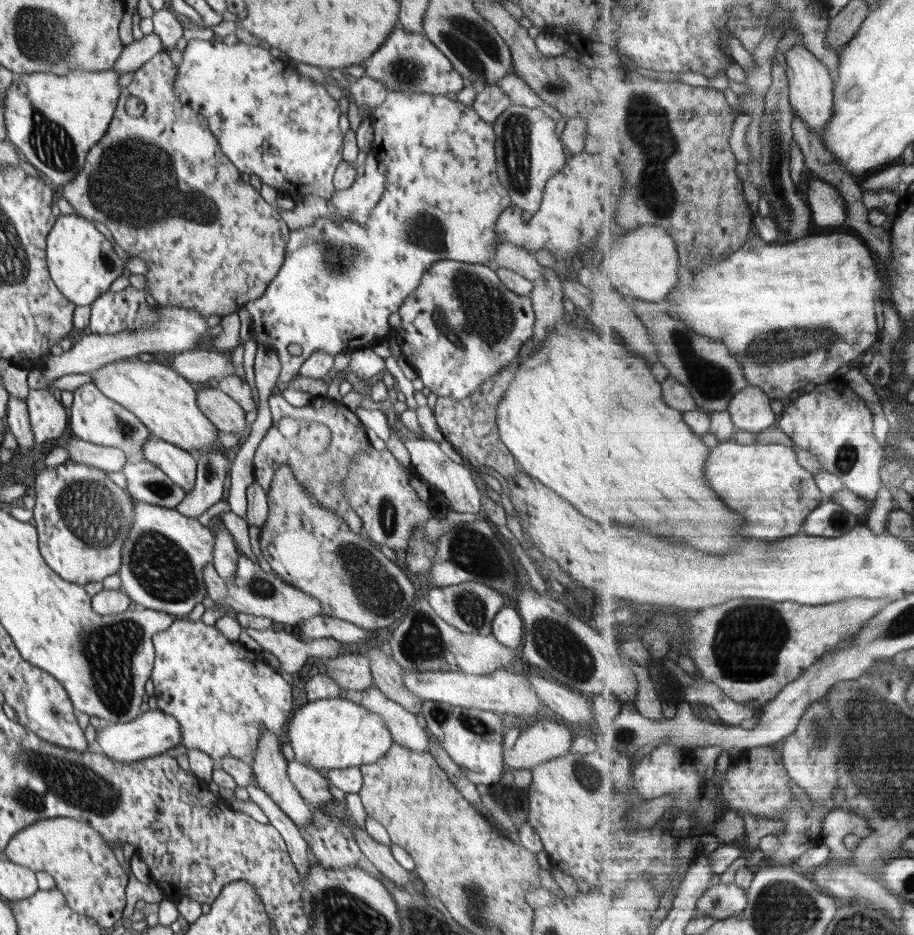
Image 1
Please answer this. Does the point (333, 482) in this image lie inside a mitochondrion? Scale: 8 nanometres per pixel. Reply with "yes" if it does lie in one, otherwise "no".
yes

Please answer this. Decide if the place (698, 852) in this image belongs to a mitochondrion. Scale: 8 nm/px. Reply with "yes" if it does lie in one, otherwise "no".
no

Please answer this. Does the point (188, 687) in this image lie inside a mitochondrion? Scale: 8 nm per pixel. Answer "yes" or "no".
no

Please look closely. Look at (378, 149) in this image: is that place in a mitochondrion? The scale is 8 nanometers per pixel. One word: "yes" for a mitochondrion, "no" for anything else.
no

